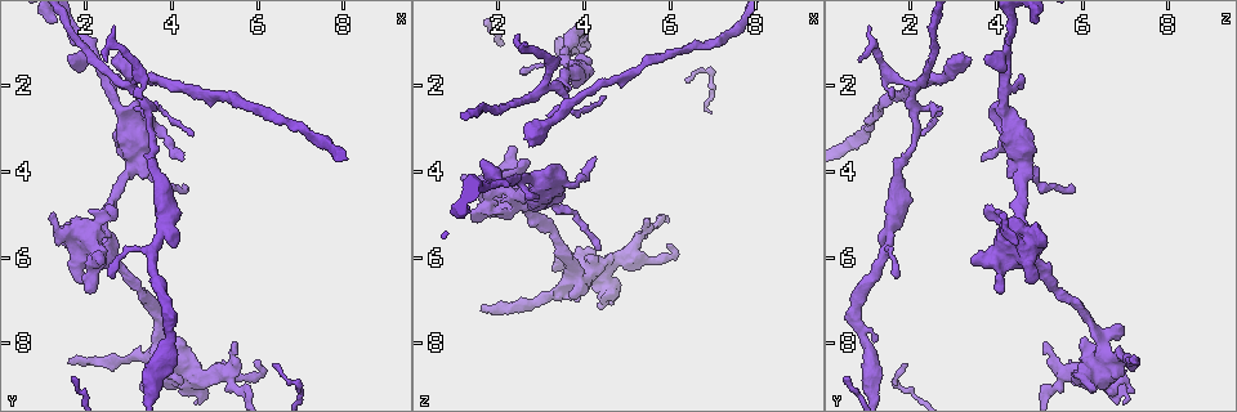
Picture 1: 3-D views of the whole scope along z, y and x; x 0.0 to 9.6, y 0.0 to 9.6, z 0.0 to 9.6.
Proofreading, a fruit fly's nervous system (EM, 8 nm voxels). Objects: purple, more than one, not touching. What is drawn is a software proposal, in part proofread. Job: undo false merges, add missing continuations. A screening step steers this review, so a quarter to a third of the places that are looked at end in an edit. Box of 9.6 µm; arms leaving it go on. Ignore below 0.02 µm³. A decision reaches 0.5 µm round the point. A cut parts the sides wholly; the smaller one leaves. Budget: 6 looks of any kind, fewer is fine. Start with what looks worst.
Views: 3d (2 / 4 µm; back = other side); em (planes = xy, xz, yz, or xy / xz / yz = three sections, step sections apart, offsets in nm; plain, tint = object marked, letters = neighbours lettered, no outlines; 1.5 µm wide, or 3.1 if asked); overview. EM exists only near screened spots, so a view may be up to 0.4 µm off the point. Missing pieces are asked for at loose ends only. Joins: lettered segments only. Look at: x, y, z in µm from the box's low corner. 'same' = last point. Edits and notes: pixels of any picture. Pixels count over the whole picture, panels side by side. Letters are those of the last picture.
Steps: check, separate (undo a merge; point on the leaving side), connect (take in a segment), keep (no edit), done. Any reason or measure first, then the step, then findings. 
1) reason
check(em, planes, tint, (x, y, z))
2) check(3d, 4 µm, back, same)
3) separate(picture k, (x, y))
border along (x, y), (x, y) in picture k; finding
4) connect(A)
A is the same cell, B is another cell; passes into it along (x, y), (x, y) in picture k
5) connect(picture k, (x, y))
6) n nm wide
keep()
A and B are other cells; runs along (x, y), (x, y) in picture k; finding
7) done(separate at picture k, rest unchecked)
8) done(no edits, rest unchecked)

thick end
check(em, planes, tint, (2.75, 1.35, 3.45))

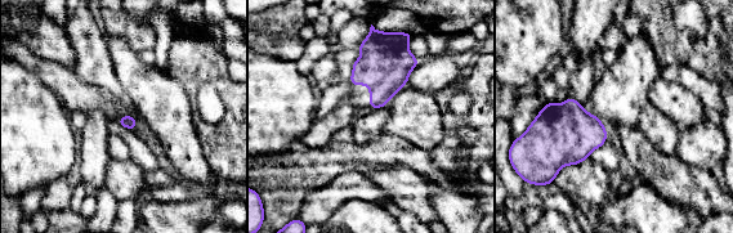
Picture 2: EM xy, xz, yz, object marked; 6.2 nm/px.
what lies round it
check(em, planes, letters, same)

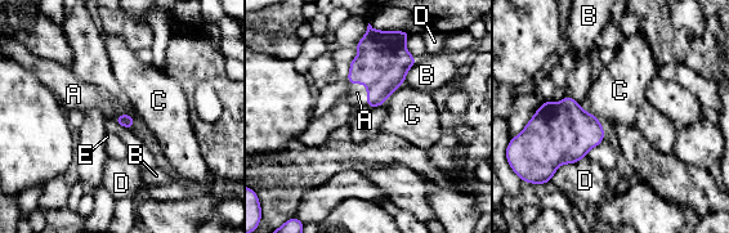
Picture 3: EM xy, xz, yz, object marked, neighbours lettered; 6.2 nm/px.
connect(A)
A is the same cell, B, C, D and E are other cells; the neuron continues

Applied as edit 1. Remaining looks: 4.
see it whole again
check(overview)

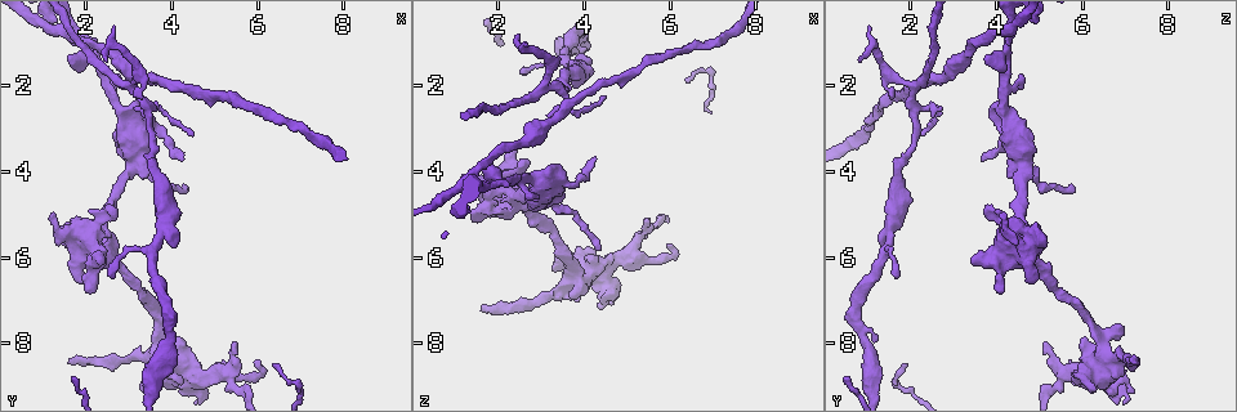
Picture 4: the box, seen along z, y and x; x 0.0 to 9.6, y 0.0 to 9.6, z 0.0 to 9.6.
thin end
check(em, planes, letters, (2.70, 0.55, 1.00))

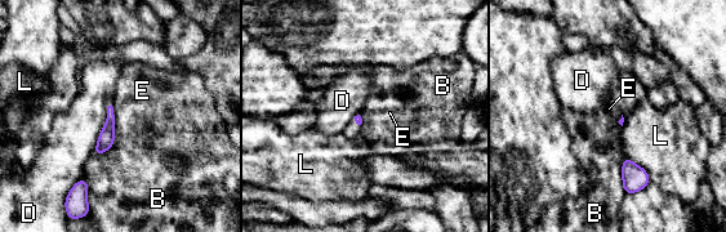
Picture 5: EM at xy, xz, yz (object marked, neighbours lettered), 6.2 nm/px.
D touches over 340 nm
keep()
B, D, E and L are other cells; no lettered segment goes on from it

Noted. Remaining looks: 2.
an open end
check(3d, 4 µm, (1.25, 5.00, 4.15))

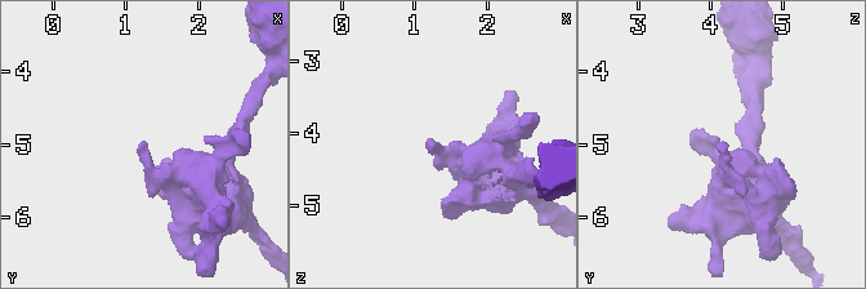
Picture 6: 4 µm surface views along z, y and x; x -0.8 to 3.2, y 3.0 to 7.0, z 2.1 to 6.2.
check(em, planes, letters, (1.25, 5.00, 4.05))

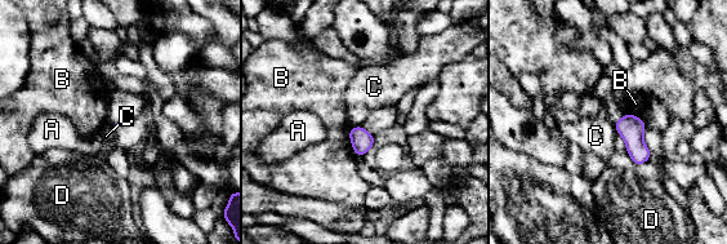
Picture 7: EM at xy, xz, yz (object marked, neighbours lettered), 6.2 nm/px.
keep()
A, B, C and D are other cells; no lettered segment goes on from it

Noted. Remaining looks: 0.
done(connect at picture 3, rest unchecked)

